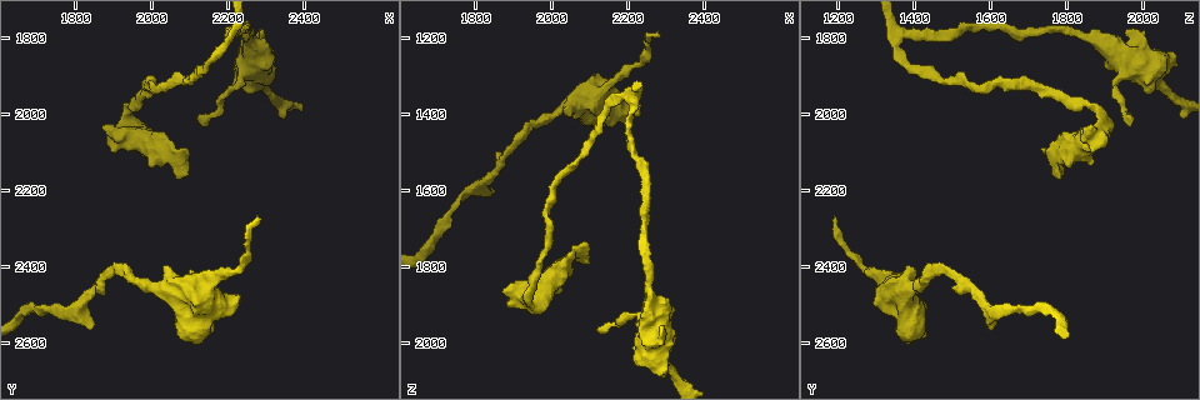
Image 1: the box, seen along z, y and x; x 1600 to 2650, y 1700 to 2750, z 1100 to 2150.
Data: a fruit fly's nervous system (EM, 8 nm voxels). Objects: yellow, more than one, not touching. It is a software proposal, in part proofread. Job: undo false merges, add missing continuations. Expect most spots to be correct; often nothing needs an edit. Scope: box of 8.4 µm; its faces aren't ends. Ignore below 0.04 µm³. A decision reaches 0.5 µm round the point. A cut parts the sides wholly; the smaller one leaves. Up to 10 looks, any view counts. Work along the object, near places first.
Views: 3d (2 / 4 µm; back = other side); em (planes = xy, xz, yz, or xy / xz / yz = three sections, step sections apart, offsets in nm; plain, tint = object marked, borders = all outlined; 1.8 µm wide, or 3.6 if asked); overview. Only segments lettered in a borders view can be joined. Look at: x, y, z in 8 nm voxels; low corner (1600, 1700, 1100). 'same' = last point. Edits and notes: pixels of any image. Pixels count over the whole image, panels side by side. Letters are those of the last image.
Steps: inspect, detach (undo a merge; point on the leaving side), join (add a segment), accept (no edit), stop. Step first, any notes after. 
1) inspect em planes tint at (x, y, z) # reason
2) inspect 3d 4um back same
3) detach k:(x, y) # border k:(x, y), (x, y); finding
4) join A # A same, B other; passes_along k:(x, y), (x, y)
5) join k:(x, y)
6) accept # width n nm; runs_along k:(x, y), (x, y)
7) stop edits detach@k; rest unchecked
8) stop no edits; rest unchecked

inspect em planes borders at (1935, 2035, 1885) # calibre changes

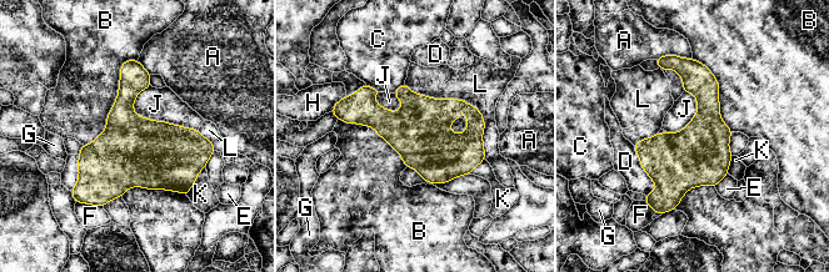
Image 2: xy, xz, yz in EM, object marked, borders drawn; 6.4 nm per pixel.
accept # longest_contact L 700 nm; A other, B other, C other, D other, E other, F other, G other, H other, J other, K other, L other; continuous, no second cell

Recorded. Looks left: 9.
inspect em 3.6um planes borders at (2070, 2165, 1780)

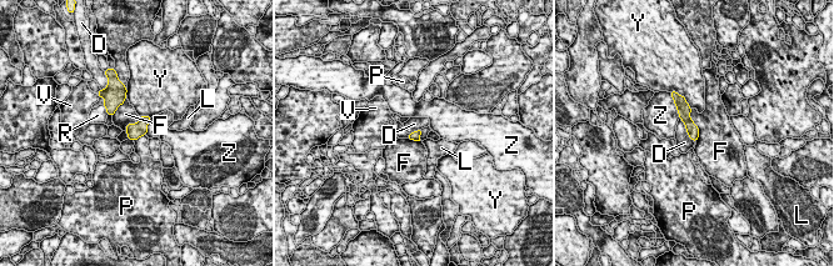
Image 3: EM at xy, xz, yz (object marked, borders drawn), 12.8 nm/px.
accept # D other, F other, L other, P other, R other, V other, Y other, Z other; none of them fits

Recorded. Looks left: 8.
inspect em xz step 4 tint at (2225, 2480, 1405) # thick end

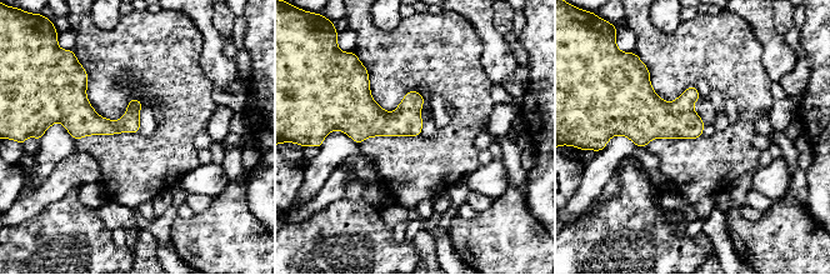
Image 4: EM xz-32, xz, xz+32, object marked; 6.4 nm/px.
inspect em planes borders same

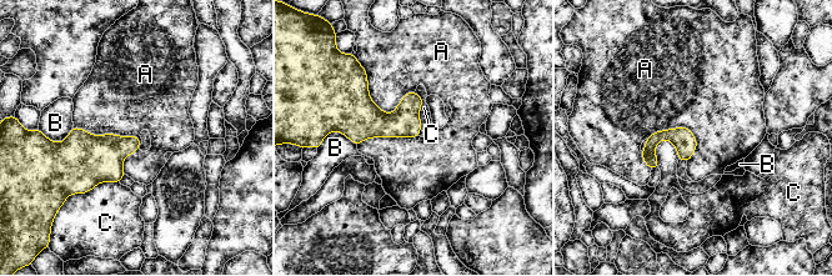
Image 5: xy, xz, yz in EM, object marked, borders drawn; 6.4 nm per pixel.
accept # A other, B other, C other; border 5:(362, 66), (384, 111), (414, 93); none of them fits

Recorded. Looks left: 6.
inspect em xy step 4 borders at (1835, 2575, 1595) # an open end

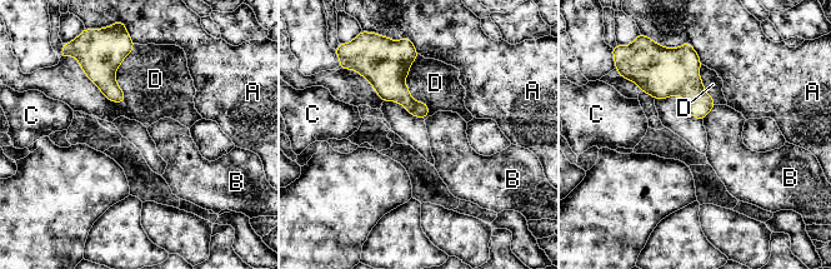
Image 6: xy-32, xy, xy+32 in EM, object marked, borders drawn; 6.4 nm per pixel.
inspect em planes borders same # another direction

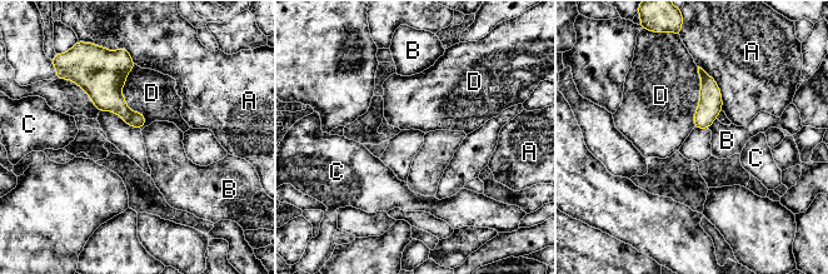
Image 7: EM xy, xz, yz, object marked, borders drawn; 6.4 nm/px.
accept # width 110 nm; A other, B other, C other, D other; none of them fits

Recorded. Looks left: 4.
stop no edits; rest unchecked

